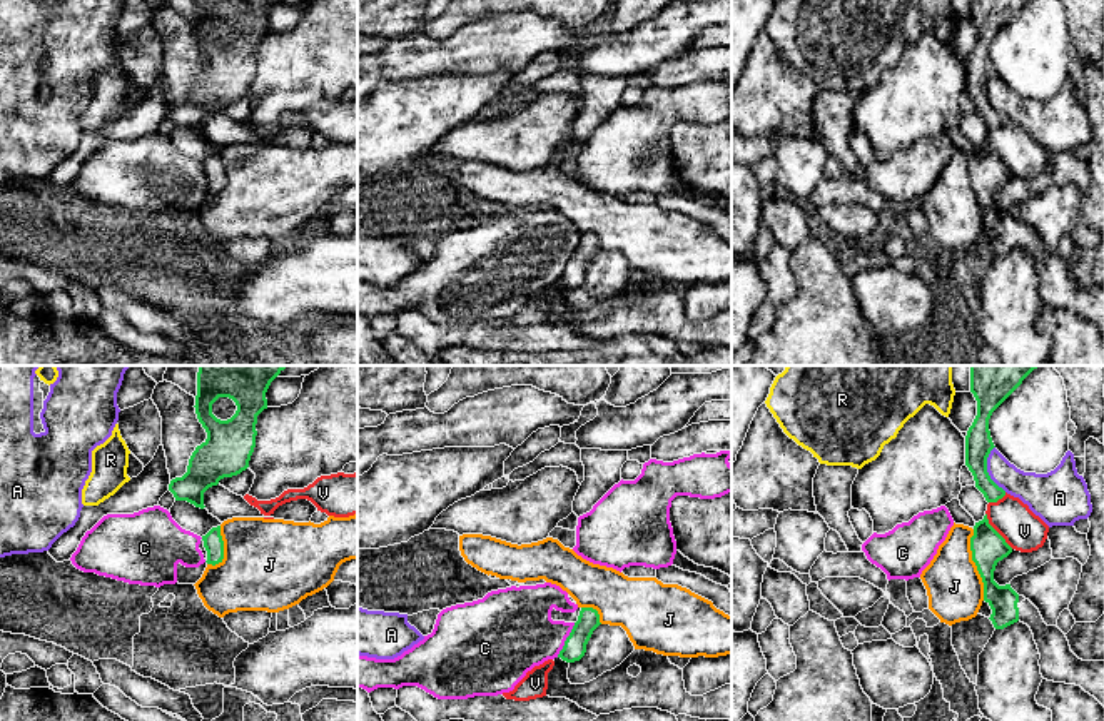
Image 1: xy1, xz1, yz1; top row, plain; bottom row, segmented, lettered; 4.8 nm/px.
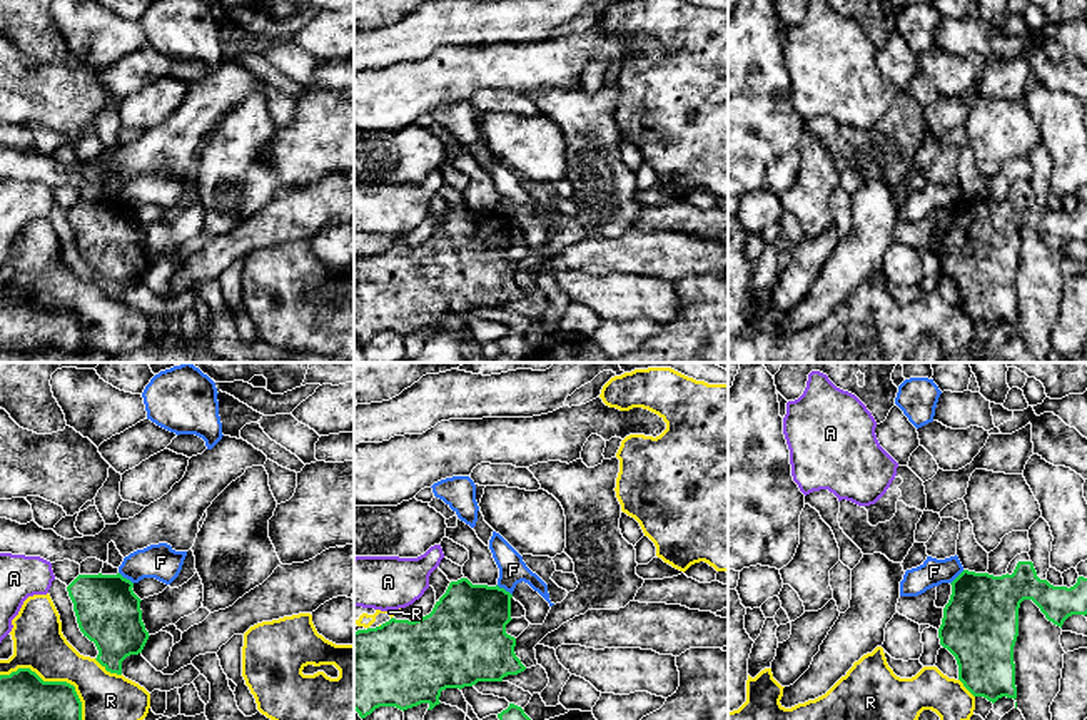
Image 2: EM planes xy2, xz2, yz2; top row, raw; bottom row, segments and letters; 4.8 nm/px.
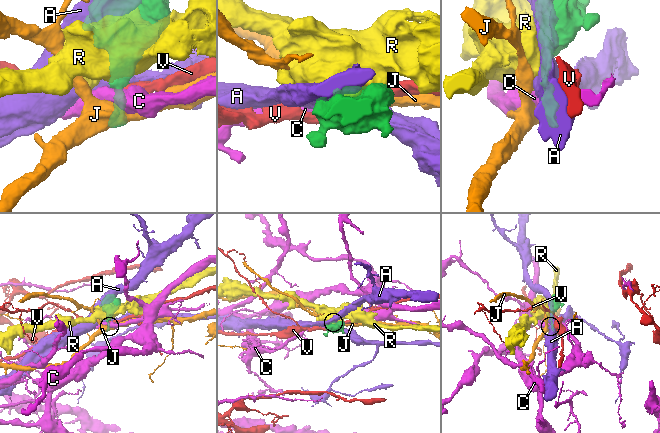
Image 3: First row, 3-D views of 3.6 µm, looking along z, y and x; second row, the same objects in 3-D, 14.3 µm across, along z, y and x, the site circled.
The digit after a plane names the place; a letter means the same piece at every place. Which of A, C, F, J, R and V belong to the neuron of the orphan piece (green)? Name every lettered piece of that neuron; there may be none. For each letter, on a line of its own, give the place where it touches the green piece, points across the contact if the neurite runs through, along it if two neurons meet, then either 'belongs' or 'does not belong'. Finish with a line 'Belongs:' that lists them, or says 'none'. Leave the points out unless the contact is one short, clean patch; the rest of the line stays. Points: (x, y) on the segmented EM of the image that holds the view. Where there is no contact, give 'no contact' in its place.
A: contact yz1 (986, 469); does not belong
C: contact xz1 (567, 640); border xz1 (575, 623), (557, 656); does not belong
F: contact xz2 (503, 588); border xz2 (496, 585), (511, 595); does not belong
J: contact yz1 (976, 564); border yz1 (972, 529), (971, 559), (981, 578), (984, 599); does not belong
R: contact xy2 (54, 682); does not belong
V: contact yz1 (996, 531); border yz1 (986, 513), (987, 523), (1012, 548); does not belong
Belongs: none

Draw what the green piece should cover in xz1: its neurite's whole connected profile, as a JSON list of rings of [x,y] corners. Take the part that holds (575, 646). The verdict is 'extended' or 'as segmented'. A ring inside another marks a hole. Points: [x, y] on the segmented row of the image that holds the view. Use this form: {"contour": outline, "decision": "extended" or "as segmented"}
{"contour": [[[581,608],[578,621],[565,641],[558,658],[566,663],[580,661],[586,653],[586,644],[593,631],[600,626],[600,614],[593,608]]], "decision": "as segmented"}

